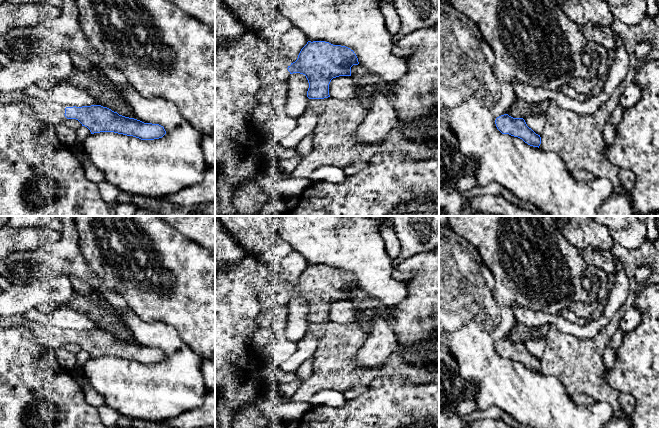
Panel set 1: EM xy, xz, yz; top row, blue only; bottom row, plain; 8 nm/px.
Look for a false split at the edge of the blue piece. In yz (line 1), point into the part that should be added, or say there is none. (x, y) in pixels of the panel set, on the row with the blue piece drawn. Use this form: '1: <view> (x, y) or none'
1: none

